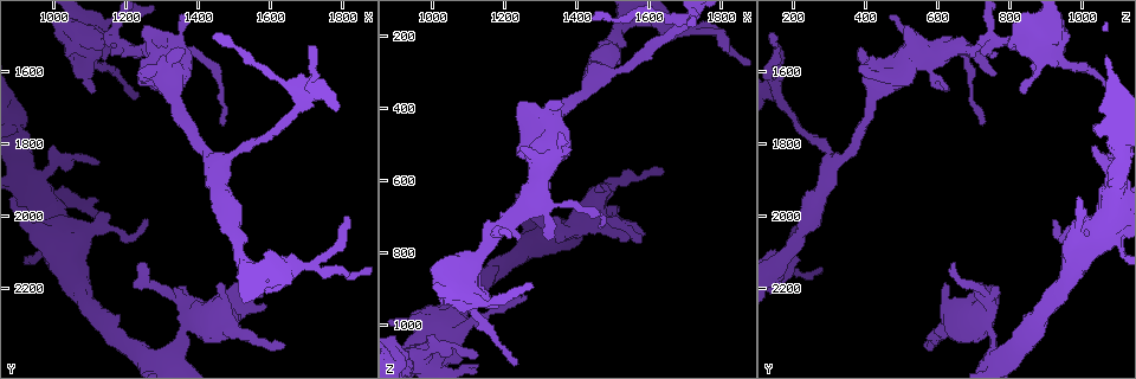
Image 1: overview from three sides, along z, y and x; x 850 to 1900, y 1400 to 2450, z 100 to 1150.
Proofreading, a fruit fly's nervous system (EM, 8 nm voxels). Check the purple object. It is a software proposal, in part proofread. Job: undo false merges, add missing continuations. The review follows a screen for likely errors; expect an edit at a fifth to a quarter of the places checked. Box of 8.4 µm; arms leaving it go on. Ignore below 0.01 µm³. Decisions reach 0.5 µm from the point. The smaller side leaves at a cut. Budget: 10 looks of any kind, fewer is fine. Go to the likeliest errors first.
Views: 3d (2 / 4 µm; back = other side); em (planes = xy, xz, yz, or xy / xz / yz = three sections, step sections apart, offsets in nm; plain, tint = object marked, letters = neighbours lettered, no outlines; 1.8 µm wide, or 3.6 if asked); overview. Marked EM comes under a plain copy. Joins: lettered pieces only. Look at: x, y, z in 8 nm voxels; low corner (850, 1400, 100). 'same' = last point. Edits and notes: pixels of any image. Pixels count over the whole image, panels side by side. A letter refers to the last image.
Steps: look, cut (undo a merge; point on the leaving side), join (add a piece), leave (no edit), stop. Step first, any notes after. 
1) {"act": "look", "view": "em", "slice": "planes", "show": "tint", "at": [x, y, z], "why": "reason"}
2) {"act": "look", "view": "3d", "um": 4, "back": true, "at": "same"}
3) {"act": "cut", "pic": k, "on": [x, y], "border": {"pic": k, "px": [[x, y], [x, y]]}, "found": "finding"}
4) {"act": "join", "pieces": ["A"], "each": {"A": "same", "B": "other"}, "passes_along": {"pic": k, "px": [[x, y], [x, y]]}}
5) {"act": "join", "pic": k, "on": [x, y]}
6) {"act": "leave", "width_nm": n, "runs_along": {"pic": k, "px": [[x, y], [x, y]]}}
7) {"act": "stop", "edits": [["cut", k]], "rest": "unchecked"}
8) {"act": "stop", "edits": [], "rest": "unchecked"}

{"act": "look", "view": "3d", "um": 4, "at": [1005, 2070, 1030], "why": "thick turns thin"}

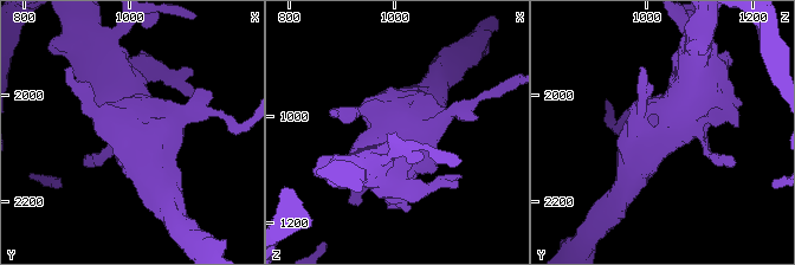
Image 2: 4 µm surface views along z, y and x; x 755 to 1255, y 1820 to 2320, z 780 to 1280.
{"act": "look", "view": "em", "um": 3.6, "slice": "xy", "step": 4, "show": "tint", "at": [1000, 2065, 1030], "why": "now the EM"}

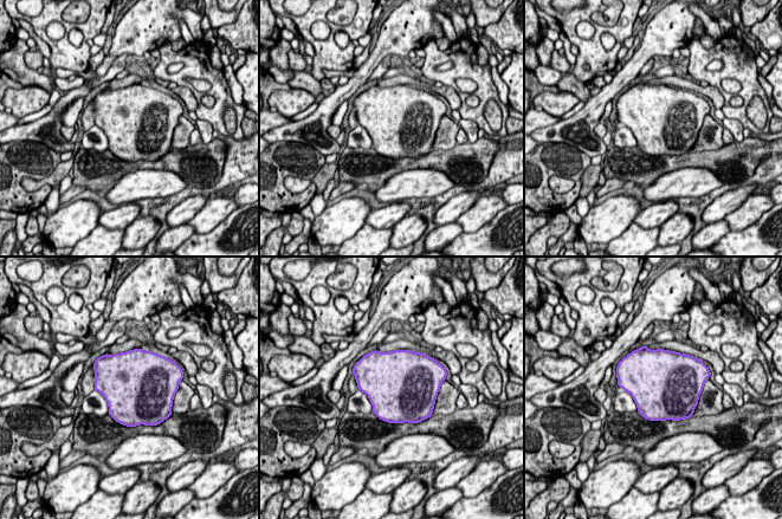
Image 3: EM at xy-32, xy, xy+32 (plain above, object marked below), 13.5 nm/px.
{"act": "look", "view": "em", "um": 3.6, "slice": "xz", "step": 8, "show": "letters", "at": "same"}

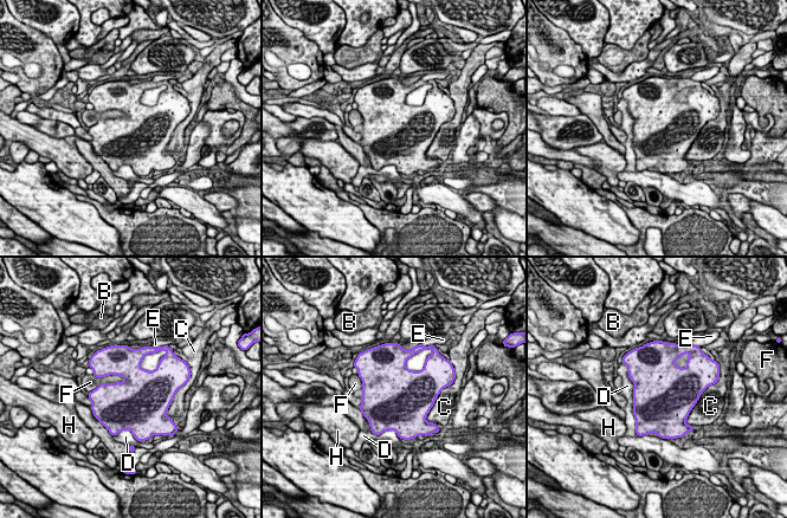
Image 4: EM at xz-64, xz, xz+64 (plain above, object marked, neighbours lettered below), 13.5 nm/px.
{"act": "leave", "width_nm": 650, "each": {"B": "other", "C": "other", "D": "other", "E": "other", "F": "other", "H": "other"}, "border": {"pic": 4, "px": [[126, 380], [100, 383], [89, 393]]}, "found": "continuous, no second neuron"}

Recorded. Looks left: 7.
{"act": "look", "view": "em", "slice": "planes", "show": "letters", "at": [1015, 1845, 1060], "why": "calibre changes"}

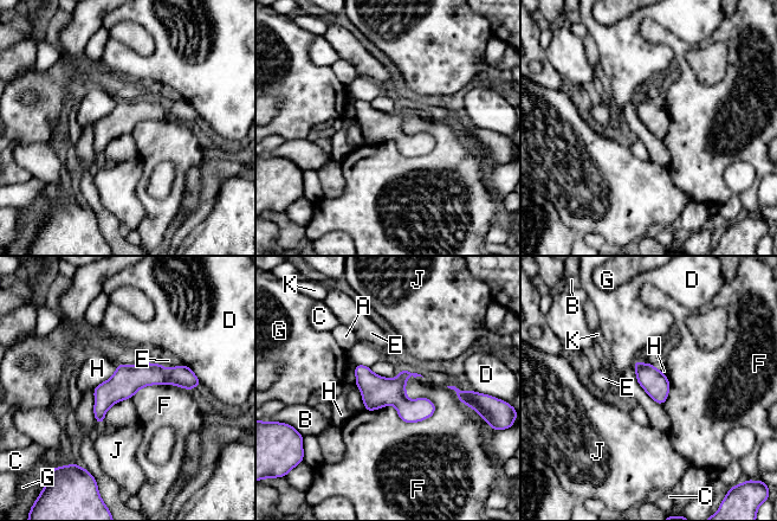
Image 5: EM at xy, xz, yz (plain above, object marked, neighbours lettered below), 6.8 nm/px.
{"act": "leave", "width_nm": 170, "each": {"A": "other", "B": "other", "C": "other", "D": "other", "E": "other", "F": "other", "G": "other", "H": "other", "J": "other", "K": "other"}, "border": {"pic": 5, "px": [[435, 405], [415, 422], [366, 410]]}, "found": "continuous, no second neuron"}

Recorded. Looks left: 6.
{"act": "look", "view": "em", "slice": "yz", "step": 16, "show": "tint", "at": [1230, 1600, 395], "why": "an open end"}

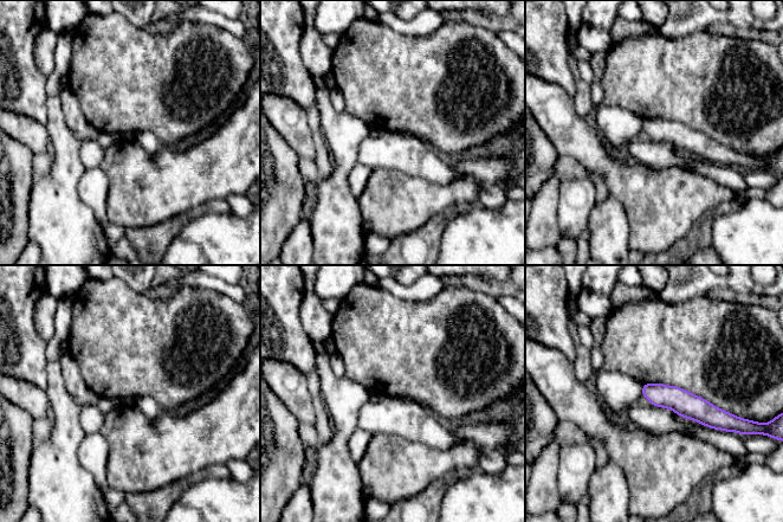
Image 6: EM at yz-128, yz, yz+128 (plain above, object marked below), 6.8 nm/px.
{"act": "look", "view": "em", "slice": "yz", "step": 16, "show": "letters", "at": "same"}

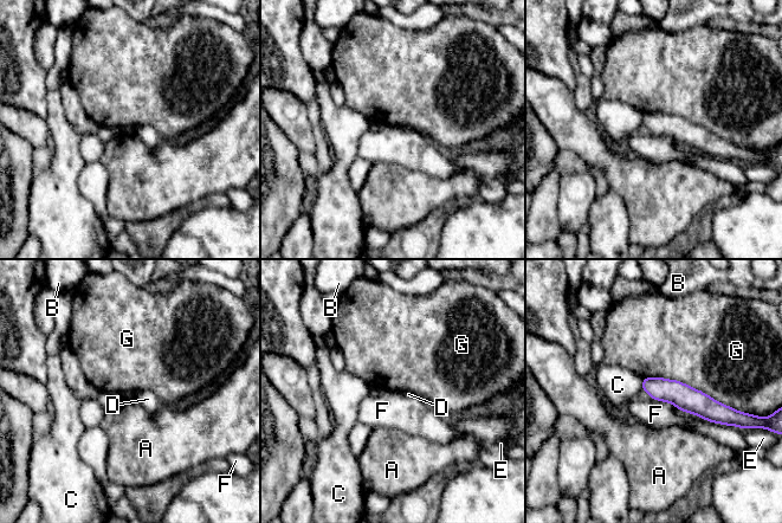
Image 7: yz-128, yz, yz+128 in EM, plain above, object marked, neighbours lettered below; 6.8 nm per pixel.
{"act": "leave", "each": {"A": "other", "B": "other", "C": "other", "D": "other", "E": "other", "F": "other", "G": "other"}, "runs_along": {"pic": 7, "px": [[645, 382], [708, 408], [724, 408]]}, "found": "no lettered piece goes on from it"}

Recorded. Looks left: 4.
{"act": "look", "view": "em", "slice": "planes", "show": "letters", "at": [1500, 2320, 605], "why": "thick turns thin"}

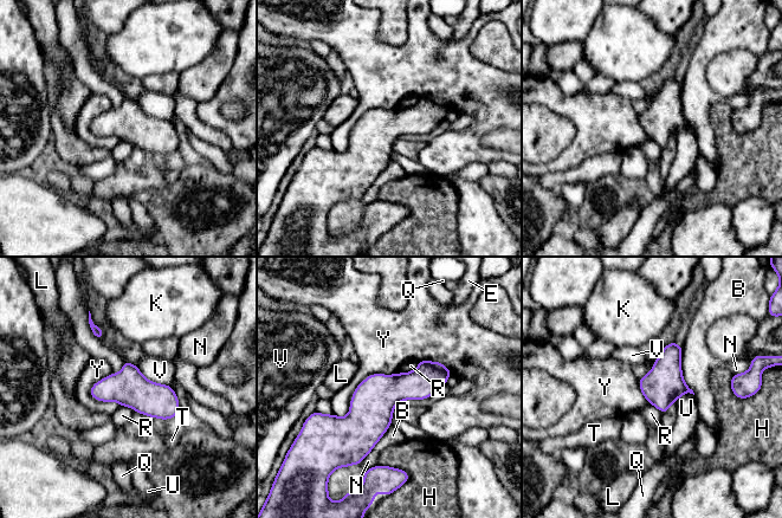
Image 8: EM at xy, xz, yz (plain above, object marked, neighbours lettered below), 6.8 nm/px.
{"act": "leave", "each": {"B": "other", "E": "other", "H": "other", "K": "other", "L": "other", "N": "other", "Q": "other", "R": "other", "T": "other", "U": "other", "V": "other", "Y": "other"}, "border": {"pic": 8, "px": [[396, 371], [333, 414]]}, "found": "continuous, no second neuron"}

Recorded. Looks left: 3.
{"act": "stop", "edits": [], "rest": "unchecked"}

